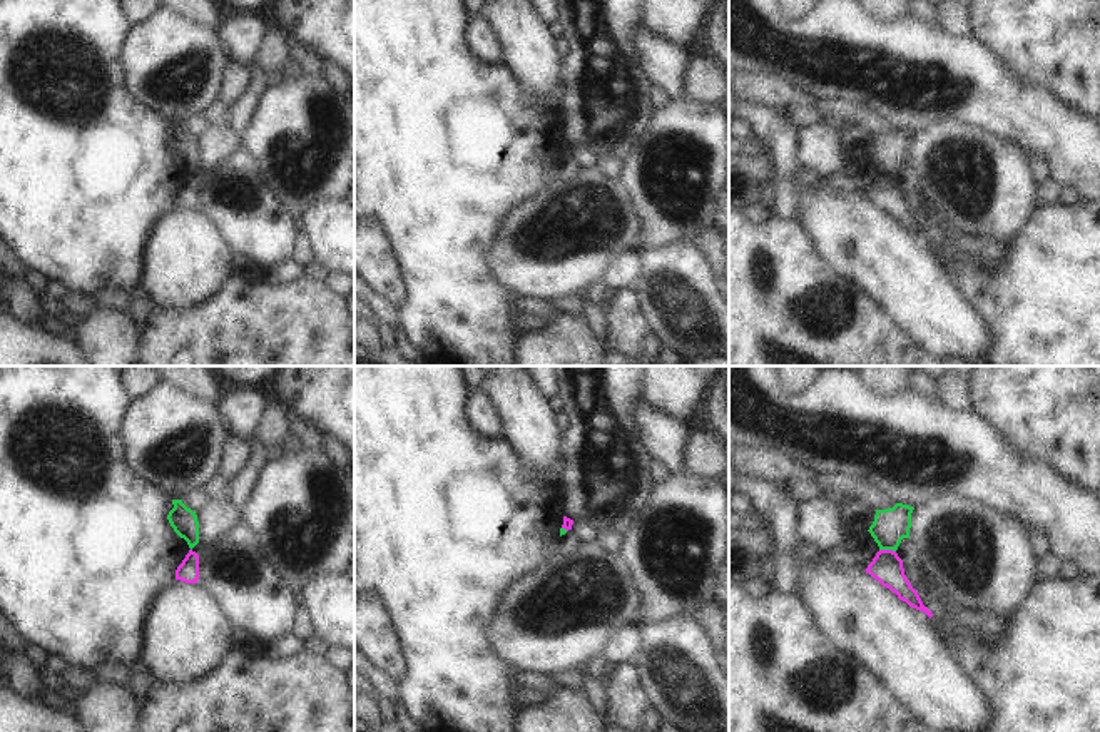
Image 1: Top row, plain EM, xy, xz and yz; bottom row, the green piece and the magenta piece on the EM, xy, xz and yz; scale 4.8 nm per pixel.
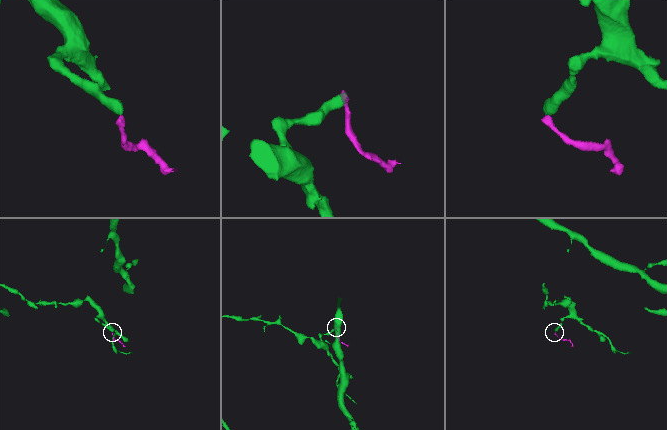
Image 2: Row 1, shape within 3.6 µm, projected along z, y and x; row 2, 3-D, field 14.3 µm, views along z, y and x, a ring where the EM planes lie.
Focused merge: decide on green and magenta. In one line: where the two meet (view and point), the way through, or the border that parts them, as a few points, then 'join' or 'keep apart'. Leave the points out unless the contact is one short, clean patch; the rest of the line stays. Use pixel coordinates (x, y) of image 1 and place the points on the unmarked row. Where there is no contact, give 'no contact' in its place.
contact yz (888, 174); border yz (880, 174), (895, 177); keep apart

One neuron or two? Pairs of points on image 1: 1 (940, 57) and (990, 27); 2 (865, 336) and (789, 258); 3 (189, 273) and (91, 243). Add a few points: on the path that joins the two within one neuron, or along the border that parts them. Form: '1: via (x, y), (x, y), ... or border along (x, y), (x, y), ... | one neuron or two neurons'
1: border along (973, 34), (1002, 64) | two neurons
2: via (831, 341), (811, 341), (784, 315), (784, 291) | one neuron
3: border along (156, 223), (146, 241), (142, 278), (139, 281) | two neurons

